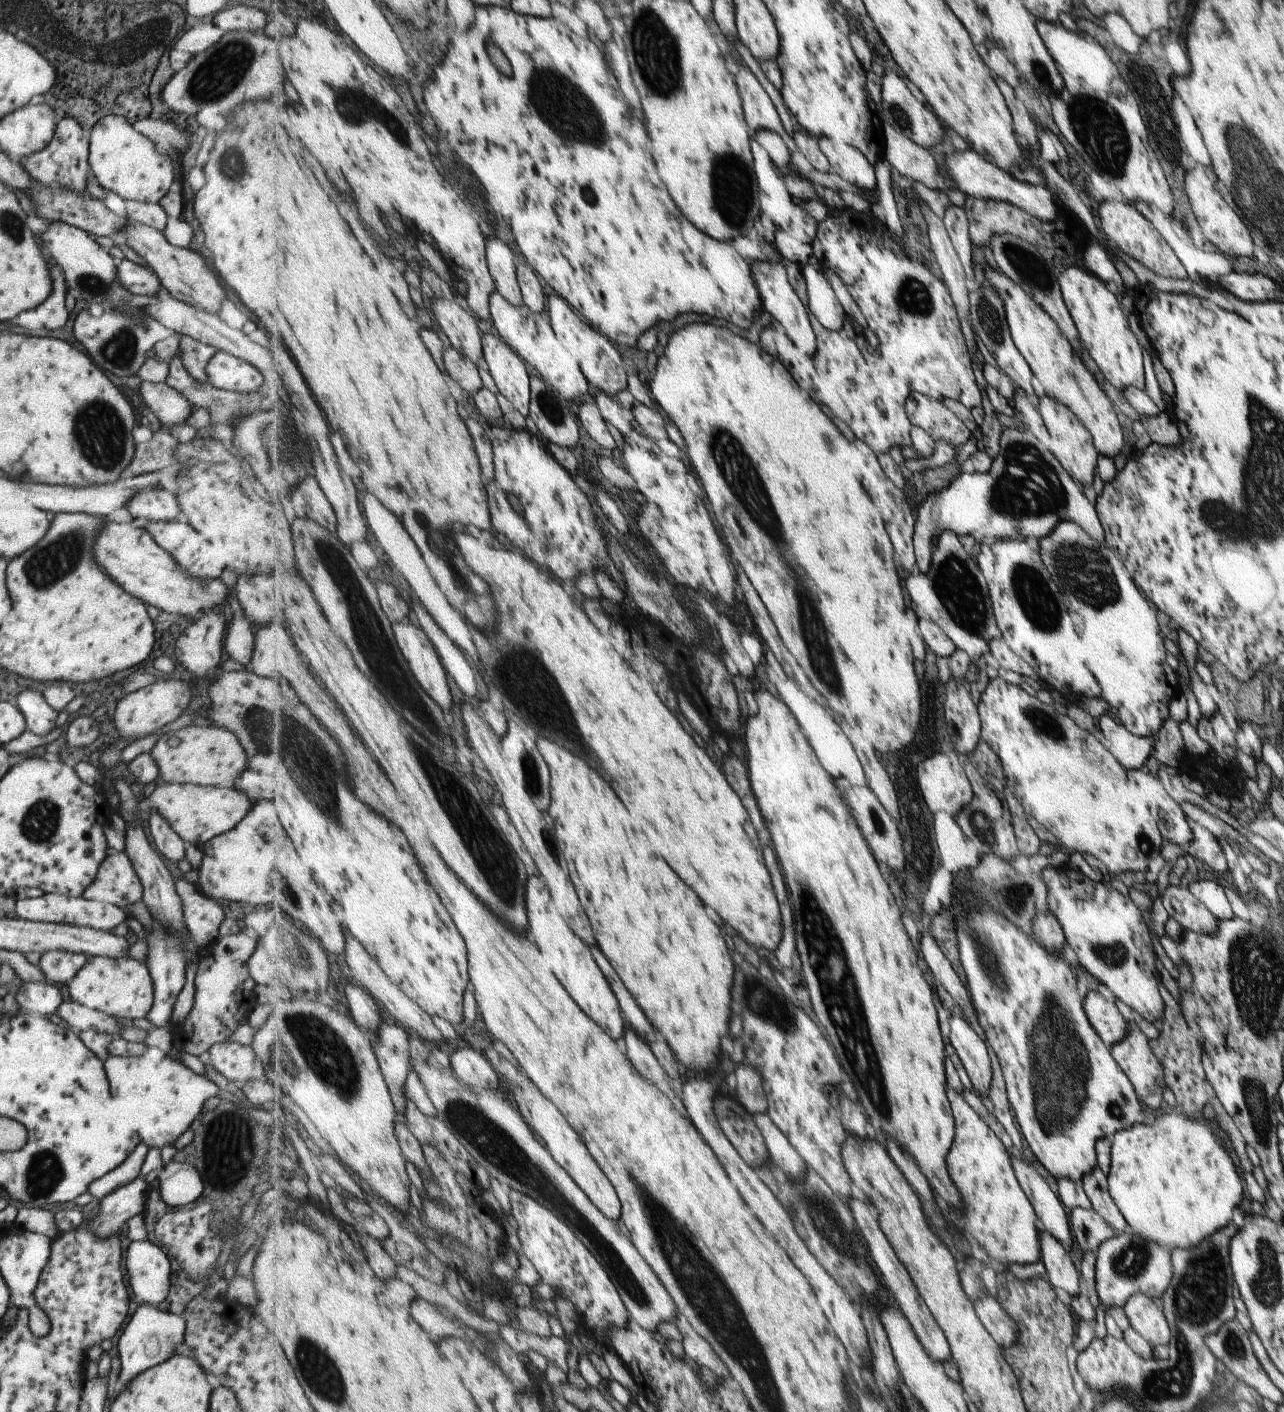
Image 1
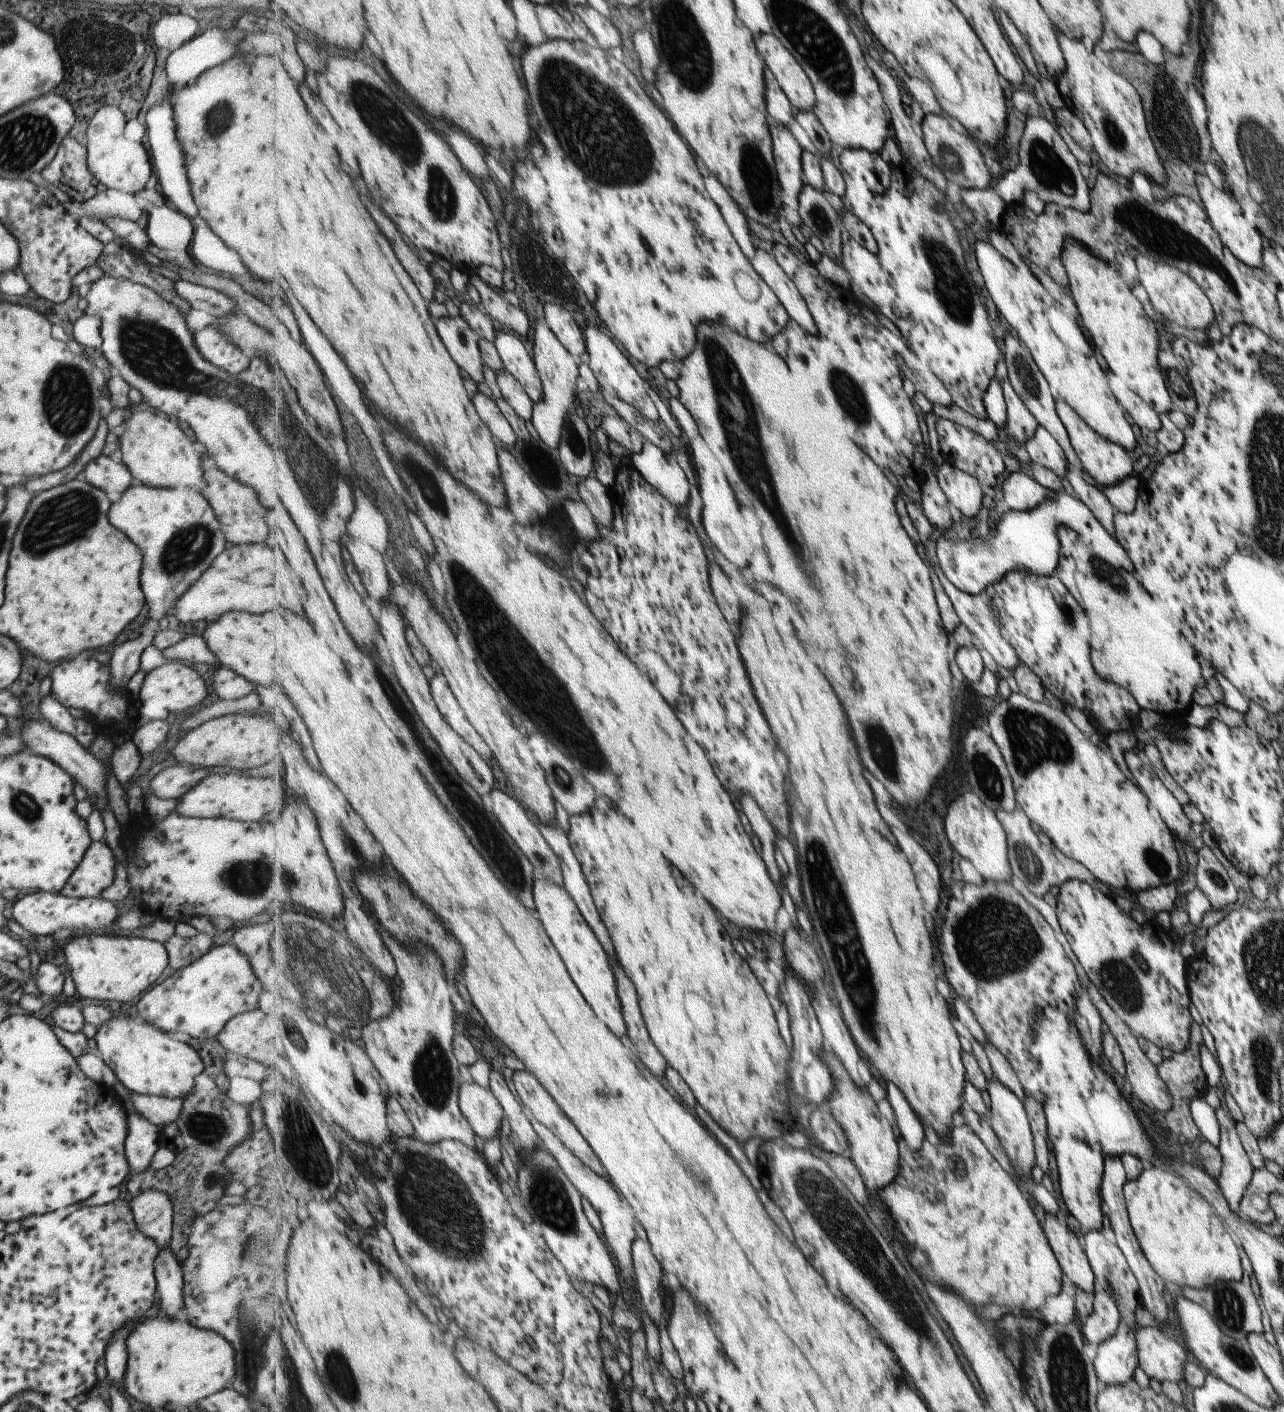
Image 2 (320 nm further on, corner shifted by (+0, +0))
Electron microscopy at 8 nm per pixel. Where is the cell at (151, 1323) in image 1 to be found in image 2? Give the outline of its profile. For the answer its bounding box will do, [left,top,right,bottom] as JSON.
[153,1245,183,1318]

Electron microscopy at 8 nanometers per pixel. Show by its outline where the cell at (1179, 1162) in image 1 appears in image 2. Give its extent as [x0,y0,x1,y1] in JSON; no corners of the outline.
[1122,1165,1241,1290]

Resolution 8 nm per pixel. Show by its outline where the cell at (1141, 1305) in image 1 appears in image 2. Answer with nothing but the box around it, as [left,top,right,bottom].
[1133,1327,1186,1384]

